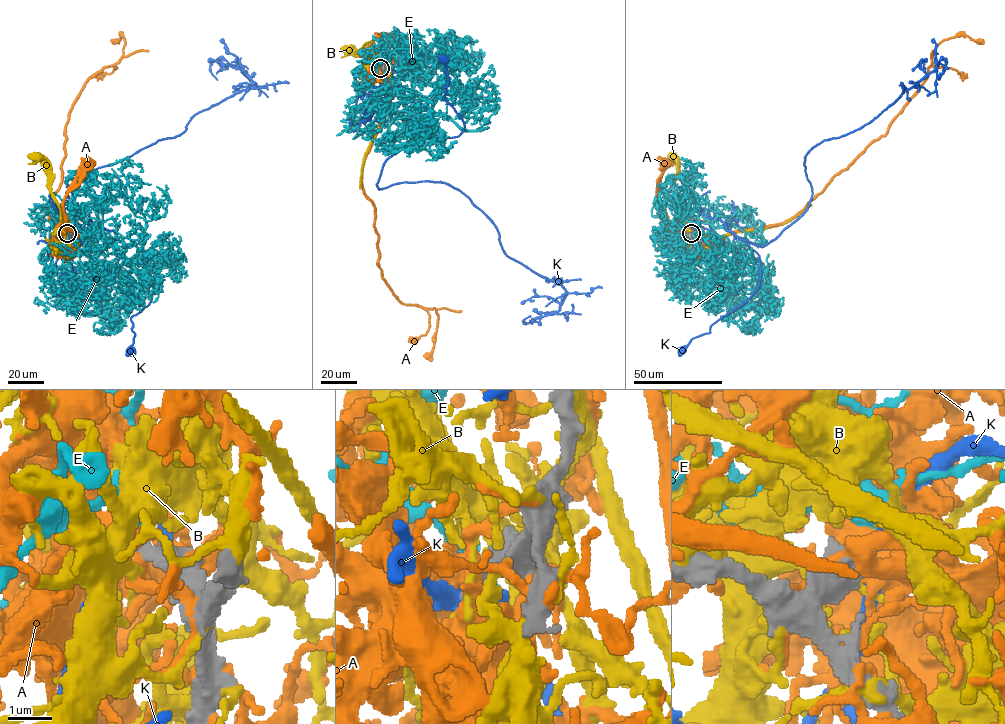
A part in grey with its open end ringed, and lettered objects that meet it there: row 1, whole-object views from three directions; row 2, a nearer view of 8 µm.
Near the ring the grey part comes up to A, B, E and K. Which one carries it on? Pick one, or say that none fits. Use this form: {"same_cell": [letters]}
{"same_cell": []}

